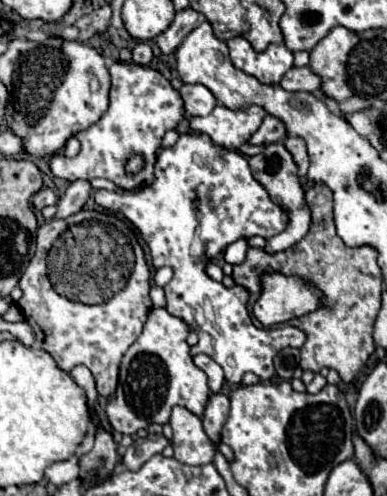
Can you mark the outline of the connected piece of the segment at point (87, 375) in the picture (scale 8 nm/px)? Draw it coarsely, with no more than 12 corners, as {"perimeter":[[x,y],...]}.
{"perimeter":[[74,366],[70,376],[86,390],[88,402],[96,402],[96,382],[86,366]]}

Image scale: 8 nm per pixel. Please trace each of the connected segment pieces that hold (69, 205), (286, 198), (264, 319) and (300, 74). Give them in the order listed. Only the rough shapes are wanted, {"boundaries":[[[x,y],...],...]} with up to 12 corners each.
{"boundaries":[[[76,180],[58,202],[54,218],[70,218],[86,204],[90,182]],[[280,142],[250,156],[254,180],[288,226],[264,250],[291,248],[312,220],[290,152]],[[266,274],[254,316],[268,328],[316,310],[322,292]],[[290,68],[278,86],[316,92],[320,78],[308,68]]]}

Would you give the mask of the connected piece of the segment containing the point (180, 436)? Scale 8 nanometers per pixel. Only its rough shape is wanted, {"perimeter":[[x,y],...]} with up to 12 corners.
{"perimeter":[[176,406],[174,458],[188,466],[210,464],[214,444],[202,420]]}

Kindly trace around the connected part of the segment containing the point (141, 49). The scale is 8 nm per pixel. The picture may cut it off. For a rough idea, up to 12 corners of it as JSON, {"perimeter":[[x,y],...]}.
{"perimeter":[[144,42],[132,50],[132,60],[148,66],[152,60],[152,48]]}

